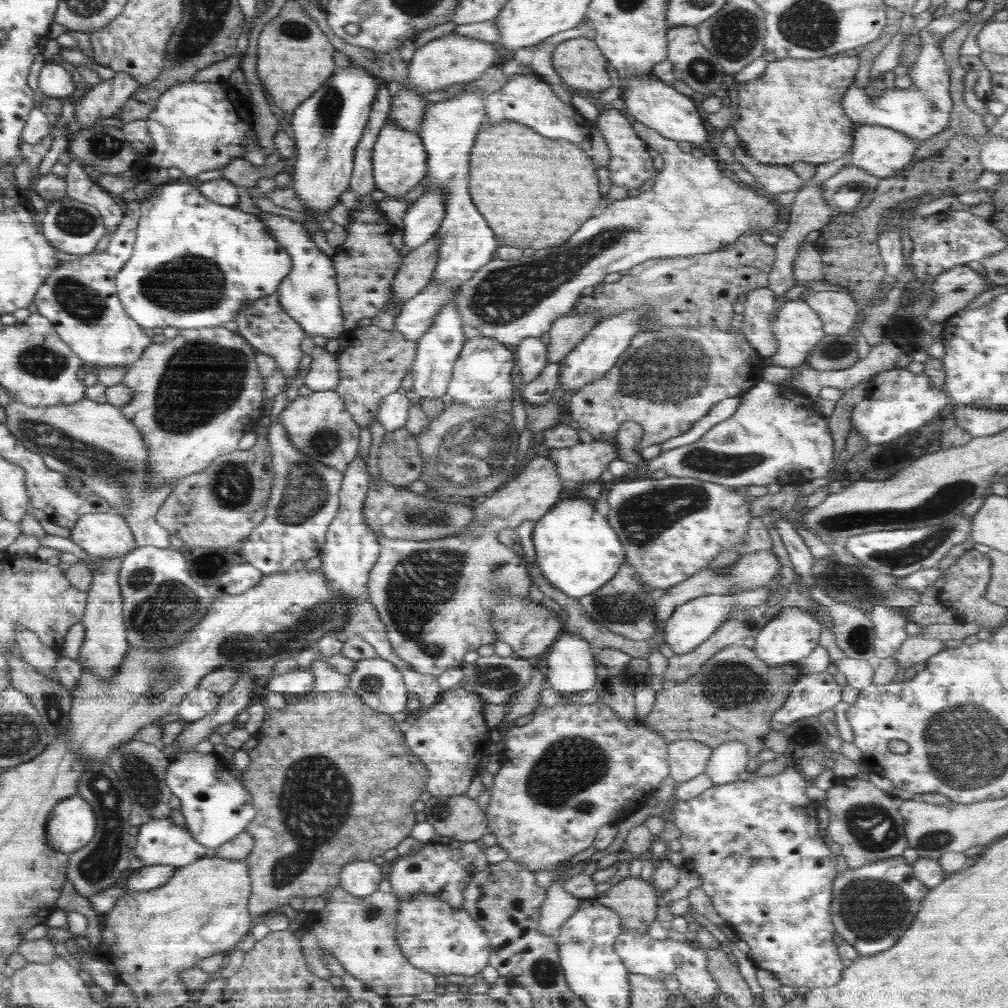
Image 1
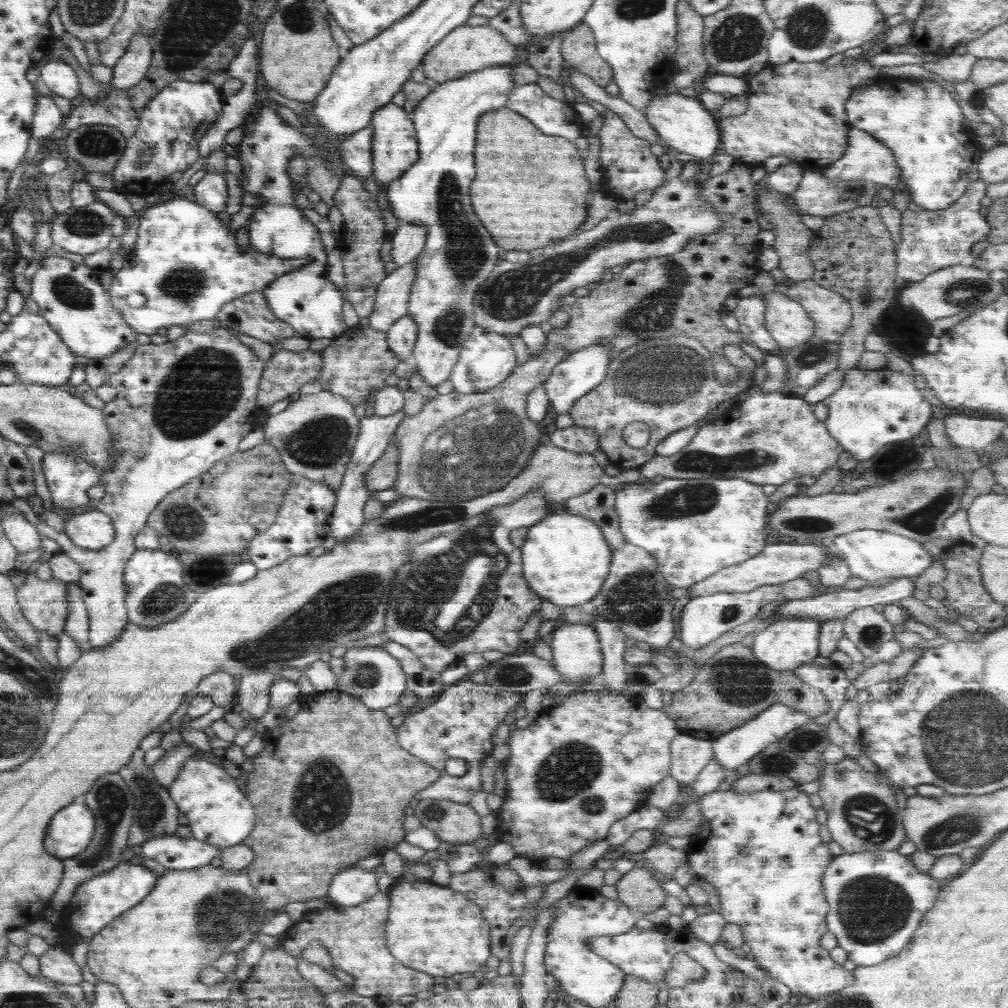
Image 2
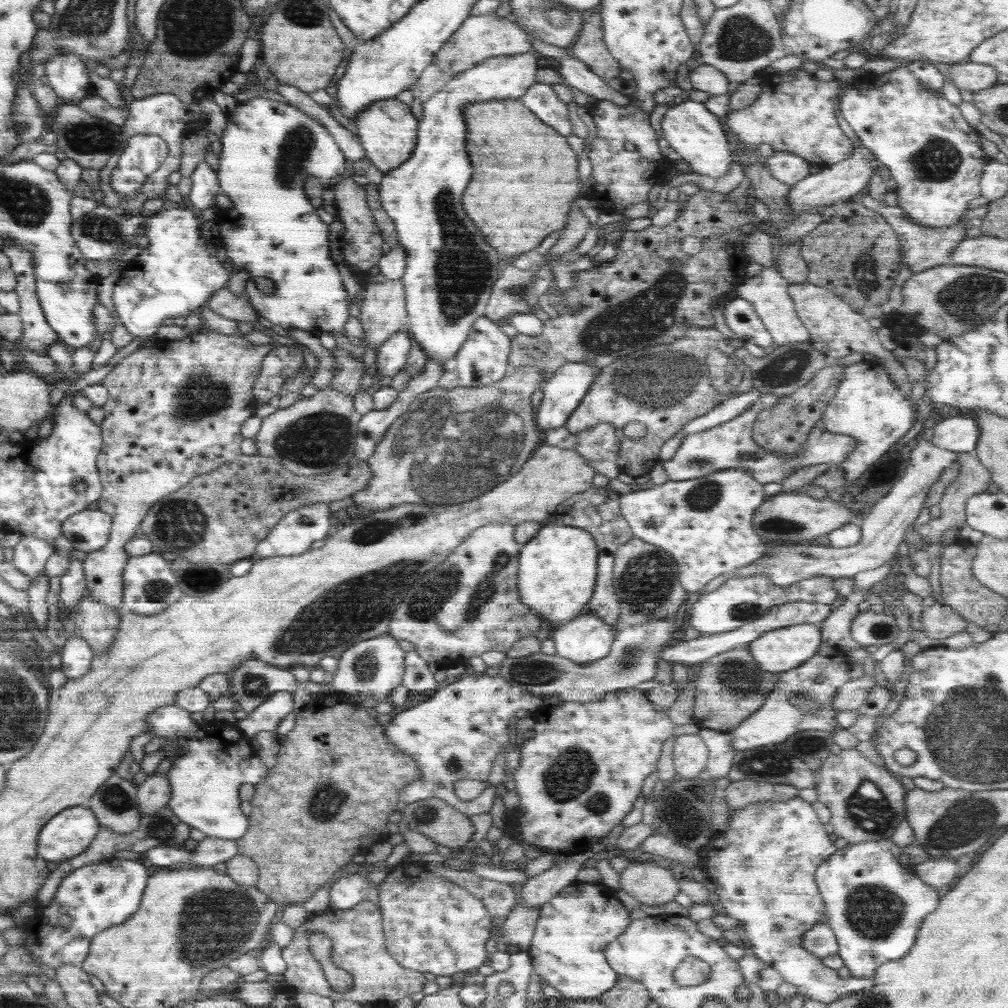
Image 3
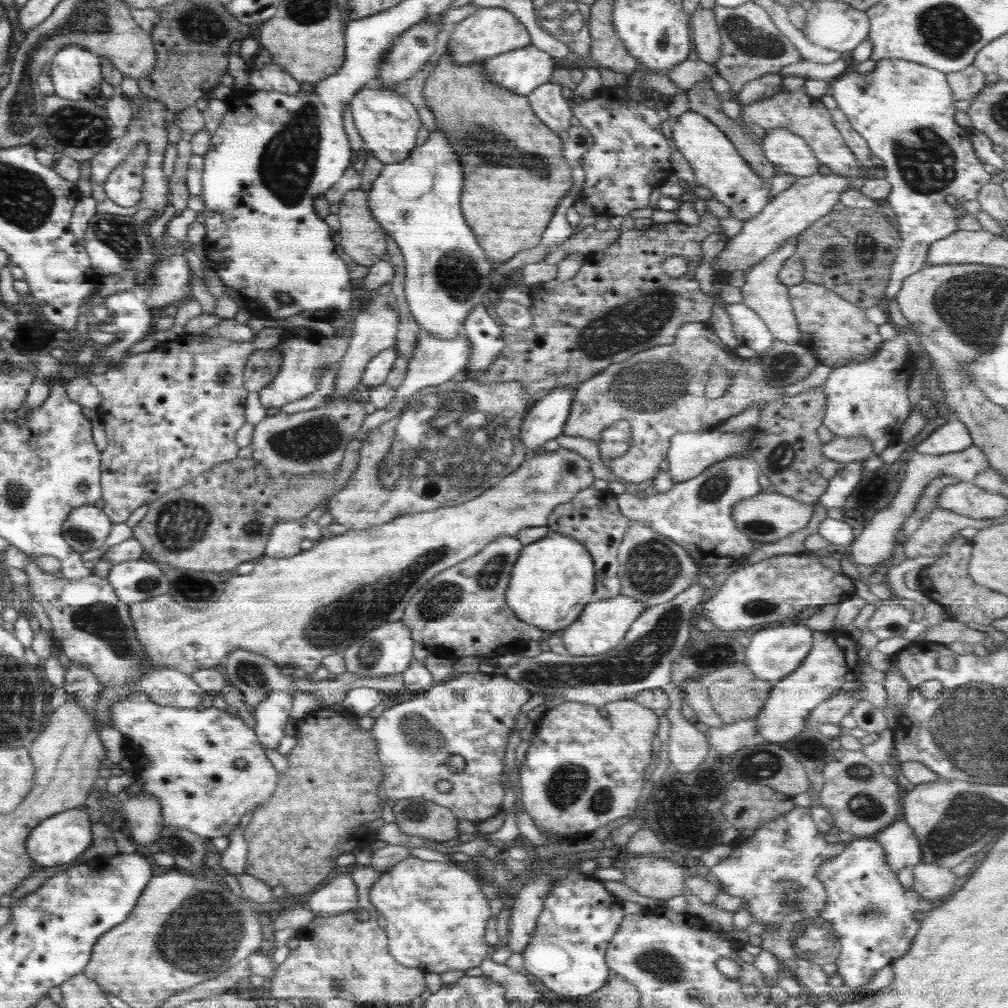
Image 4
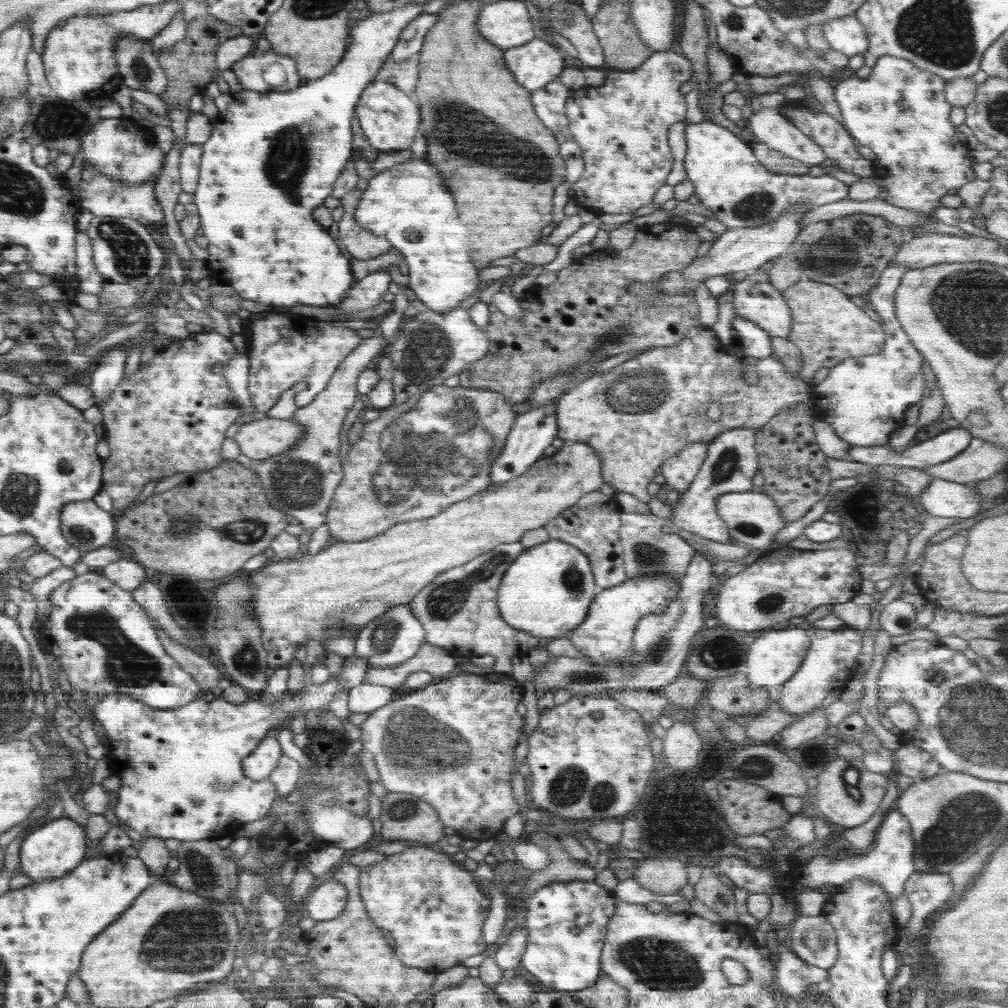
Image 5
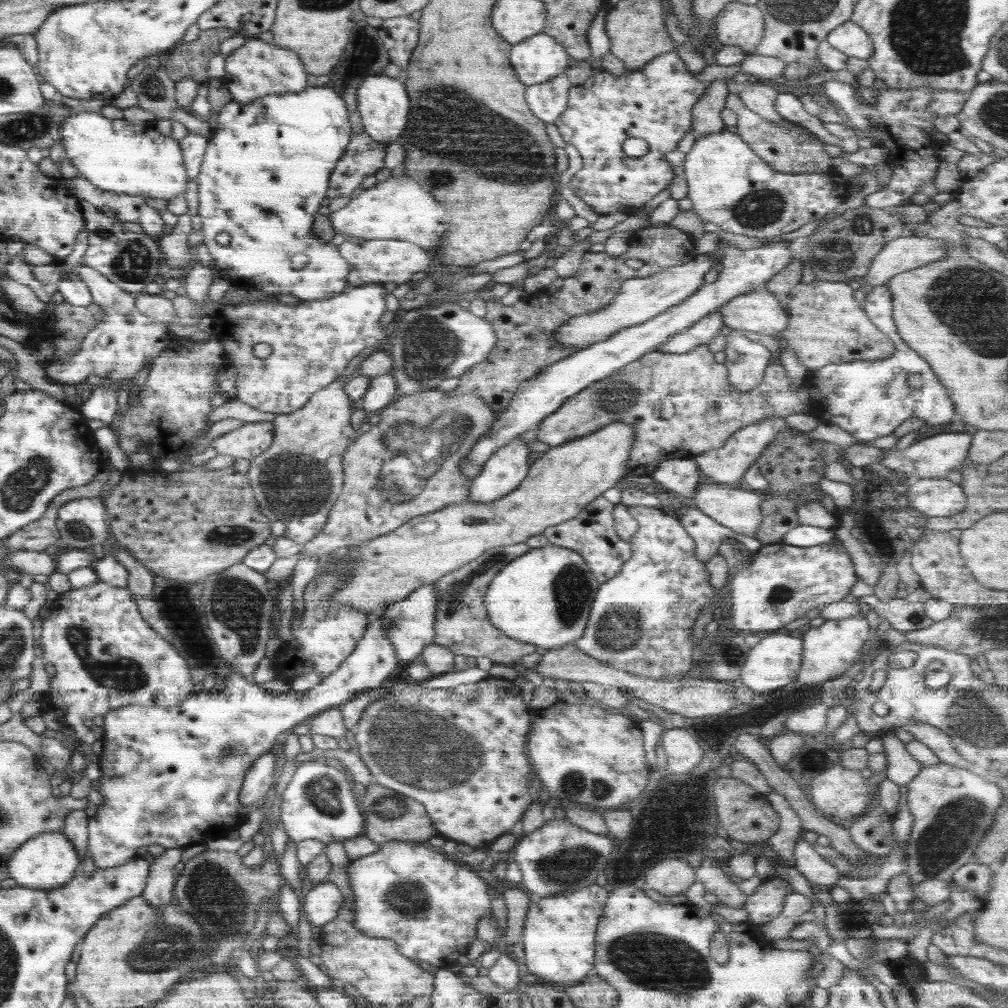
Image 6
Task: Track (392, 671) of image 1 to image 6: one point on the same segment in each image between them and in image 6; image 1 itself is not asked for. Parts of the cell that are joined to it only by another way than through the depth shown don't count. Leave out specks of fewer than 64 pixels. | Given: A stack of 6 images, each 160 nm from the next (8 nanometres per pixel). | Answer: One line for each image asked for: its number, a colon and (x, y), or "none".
2: (371, 675)
3: (372, 668)
4: (387, 649)
5: (393, 638)
6: (409, 624)

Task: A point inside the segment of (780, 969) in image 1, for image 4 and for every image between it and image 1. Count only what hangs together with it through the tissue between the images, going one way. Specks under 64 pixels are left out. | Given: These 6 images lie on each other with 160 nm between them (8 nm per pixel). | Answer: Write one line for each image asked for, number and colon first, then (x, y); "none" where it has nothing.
2: (762, 852)
3: (763, 866)
4: (774, 872)

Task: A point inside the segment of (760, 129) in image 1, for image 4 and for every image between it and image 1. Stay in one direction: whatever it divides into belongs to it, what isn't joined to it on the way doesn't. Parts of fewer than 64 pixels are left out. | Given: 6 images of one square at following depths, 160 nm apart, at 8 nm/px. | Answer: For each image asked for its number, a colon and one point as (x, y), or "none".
2: (797, 110)
3: (795, 113)
4: (803, 115)

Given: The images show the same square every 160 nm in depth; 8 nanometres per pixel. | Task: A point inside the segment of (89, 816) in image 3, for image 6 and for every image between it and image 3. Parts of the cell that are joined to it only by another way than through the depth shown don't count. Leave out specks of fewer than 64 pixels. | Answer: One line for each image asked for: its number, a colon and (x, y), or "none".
4: (56, 841)
5: (52, 850)
6: (47, 861)

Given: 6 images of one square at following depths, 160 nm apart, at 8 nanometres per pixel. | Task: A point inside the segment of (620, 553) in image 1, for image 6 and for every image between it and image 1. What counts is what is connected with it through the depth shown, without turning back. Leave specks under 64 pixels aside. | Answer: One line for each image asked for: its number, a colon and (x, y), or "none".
2: (565, 559)
3: (557, 575)
4: (553, 580)
5: (547, 591)
6: (544, 598)

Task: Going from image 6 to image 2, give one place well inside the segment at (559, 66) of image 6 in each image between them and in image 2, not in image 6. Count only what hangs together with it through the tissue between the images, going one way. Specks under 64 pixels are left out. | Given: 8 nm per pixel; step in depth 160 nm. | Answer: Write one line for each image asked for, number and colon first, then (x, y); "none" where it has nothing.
2: (459, 255)
3: (450, 271)
4: (521, 71)
5: (534, 64)

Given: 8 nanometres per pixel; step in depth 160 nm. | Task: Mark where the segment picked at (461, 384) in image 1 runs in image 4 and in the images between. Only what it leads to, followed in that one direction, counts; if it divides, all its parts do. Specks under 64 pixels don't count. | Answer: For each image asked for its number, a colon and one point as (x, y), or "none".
2: (486, 359)
3: (482, 360)
4: (483, 333)

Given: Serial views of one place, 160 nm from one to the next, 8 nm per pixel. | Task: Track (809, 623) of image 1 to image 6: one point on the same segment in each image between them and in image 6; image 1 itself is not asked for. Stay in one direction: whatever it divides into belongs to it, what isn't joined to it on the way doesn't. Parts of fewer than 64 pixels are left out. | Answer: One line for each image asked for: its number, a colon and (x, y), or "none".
2: (786, 644)
3: (776, 651)
4: (774, 652)
5: (772, 659)
6: (774, 662)

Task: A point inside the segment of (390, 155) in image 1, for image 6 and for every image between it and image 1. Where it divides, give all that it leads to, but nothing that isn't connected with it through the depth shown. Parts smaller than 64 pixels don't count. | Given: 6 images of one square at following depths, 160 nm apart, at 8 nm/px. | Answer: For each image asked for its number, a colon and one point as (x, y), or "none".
2: (395, 146)
3: (388, 131)
4: (388, 123)
5: (389, 118)
6: (382, 102)

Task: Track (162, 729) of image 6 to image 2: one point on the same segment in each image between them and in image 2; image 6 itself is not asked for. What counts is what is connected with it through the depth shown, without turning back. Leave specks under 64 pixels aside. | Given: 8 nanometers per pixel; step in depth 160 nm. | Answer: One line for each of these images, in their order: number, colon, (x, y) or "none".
2: (202, 790)
3: (204, 779)
4: (185, 757)
5: (181, 776)

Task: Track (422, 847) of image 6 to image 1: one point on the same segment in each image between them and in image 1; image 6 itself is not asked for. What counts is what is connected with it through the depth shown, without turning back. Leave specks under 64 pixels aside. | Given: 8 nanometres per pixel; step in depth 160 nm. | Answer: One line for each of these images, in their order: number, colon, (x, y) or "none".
1: (433, 935)
2: (431, 928)
3: (430, 924)
4: (436, 915)
5: (435, 906)

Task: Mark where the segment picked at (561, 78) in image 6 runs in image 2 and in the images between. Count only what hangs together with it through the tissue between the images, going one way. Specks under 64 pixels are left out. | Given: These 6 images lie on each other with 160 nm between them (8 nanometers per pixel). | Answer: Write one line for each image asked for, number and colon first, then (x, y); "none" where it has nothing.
2: (552, 117)
3: (541, 100)
4: (548, 104)
5: (549, 101)

